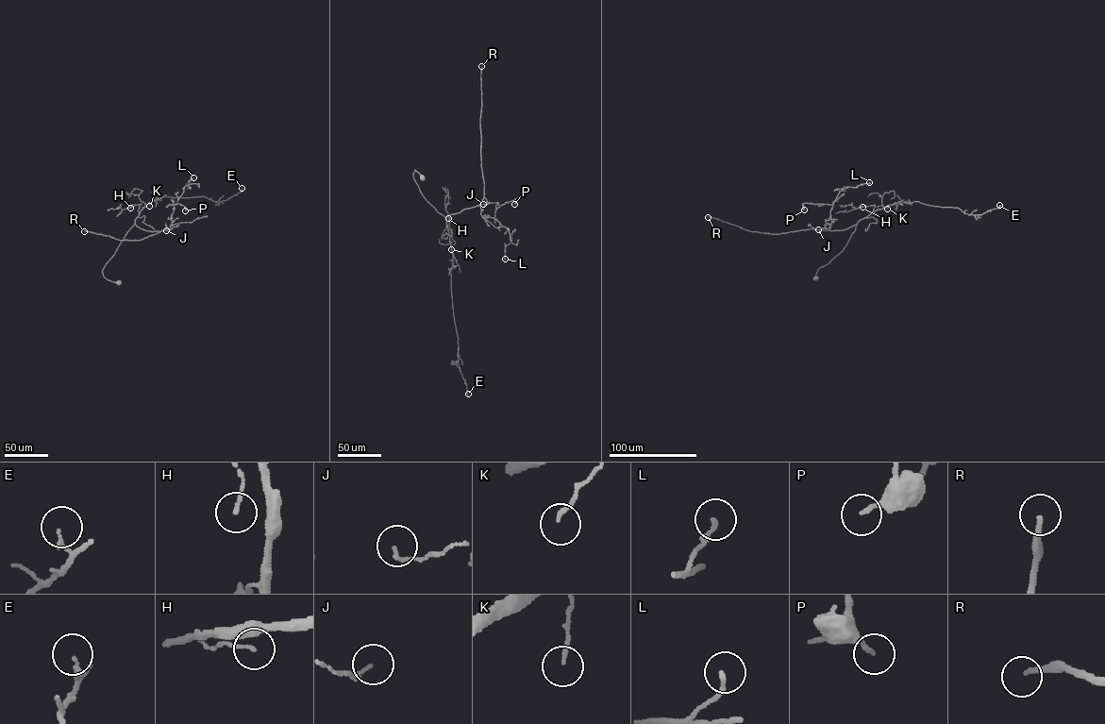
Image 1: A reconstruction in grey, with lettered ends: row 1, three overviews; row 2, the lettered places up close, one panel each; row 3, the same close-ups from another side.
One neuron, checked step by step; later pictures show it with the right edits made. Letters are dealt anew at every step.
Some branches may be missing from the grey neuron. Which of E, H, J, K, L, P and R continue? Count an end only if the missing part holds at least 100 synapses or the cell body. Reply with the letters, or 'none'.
R

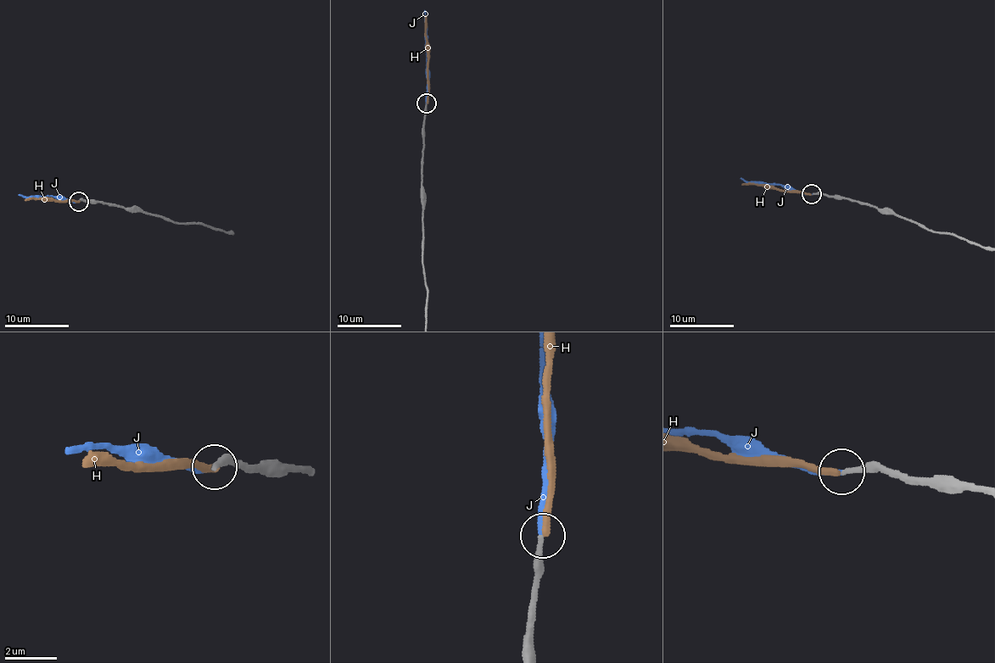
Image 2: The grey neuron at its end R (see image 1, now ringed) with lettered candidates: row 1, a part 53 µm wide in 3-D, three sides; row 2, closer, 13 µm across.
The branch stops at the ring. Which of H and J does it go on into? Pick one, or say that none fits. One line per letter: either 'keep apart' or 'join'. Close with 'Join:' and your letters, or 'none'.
H: keep apart
J: join
Join: J

